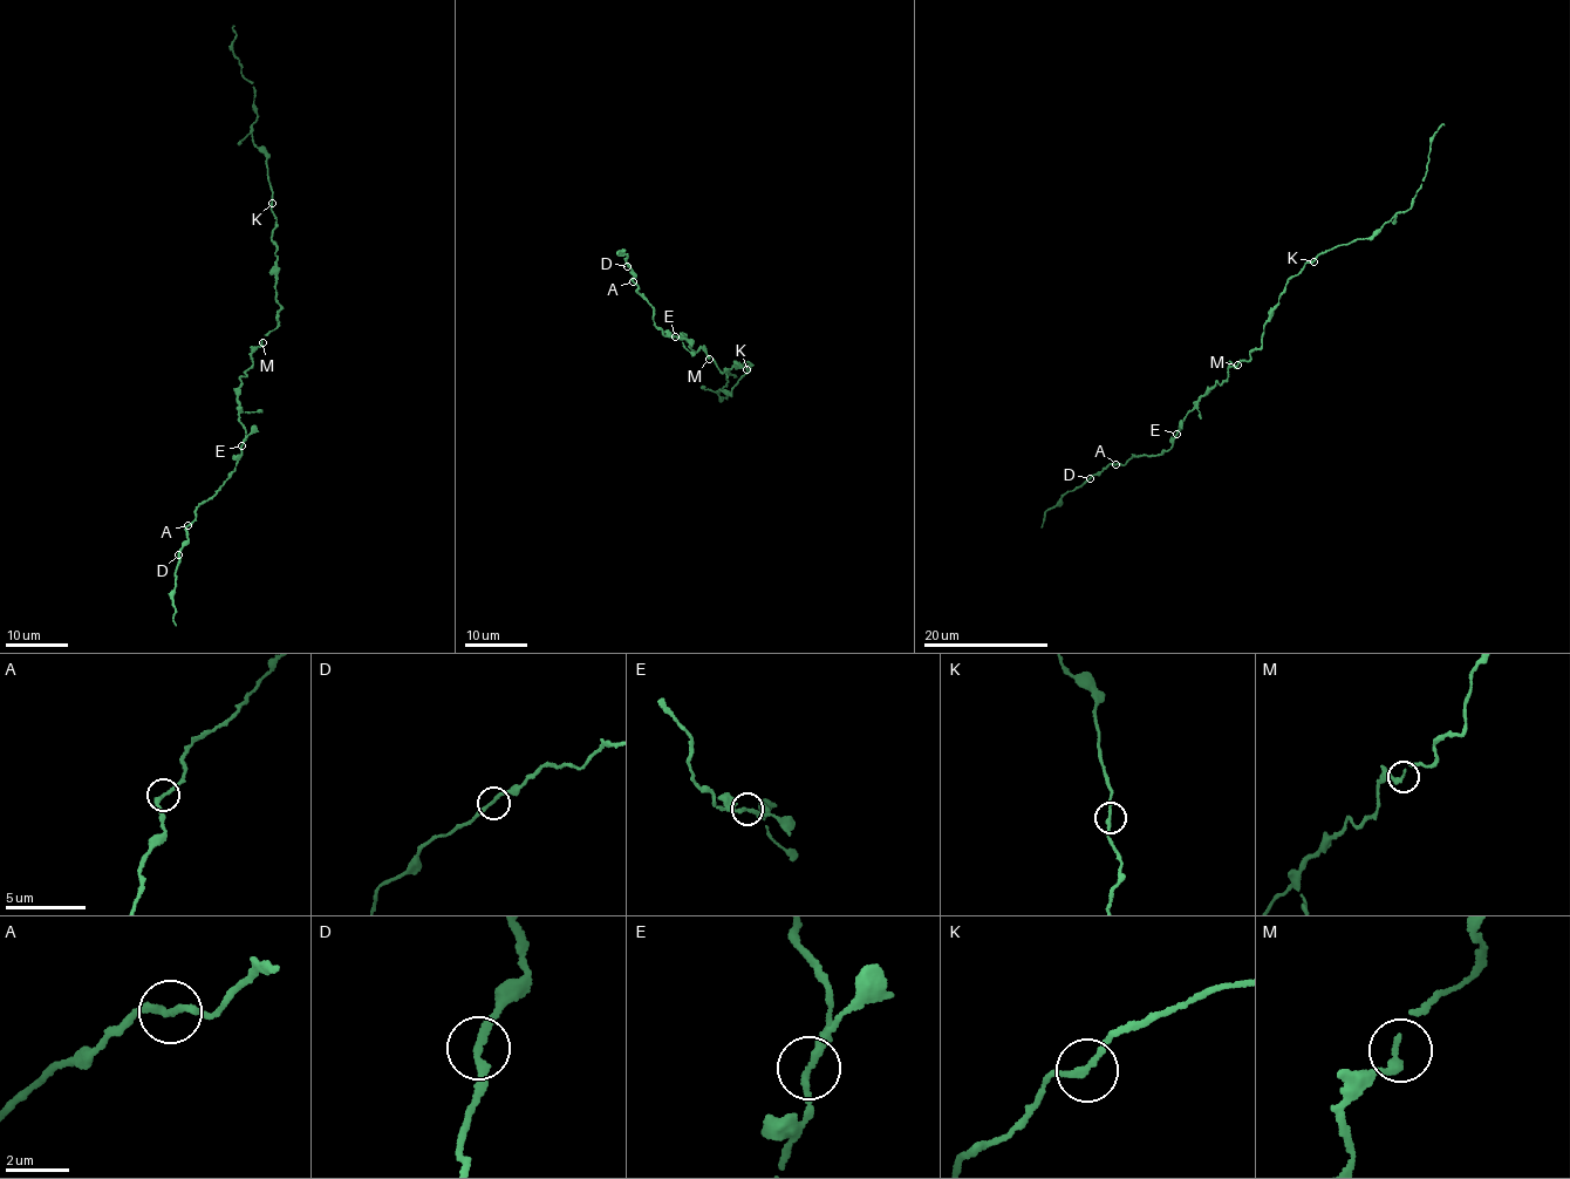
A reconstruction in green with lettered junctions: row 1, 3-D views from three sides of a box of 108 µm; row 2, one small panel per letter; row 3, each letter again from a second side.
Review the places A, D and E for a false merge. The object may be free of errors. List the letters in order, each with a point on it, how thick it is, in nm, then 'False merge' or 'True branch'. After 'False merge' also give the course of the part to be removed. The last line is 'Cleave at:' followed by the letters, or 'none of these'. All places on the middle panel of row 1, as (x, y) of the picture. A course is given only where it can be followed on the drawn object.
A: Place: (633, 281). Thickness 220 nm. True branch
D: Place: (627, 266). Thickness 200 nm. True branch
E: Place: (675, 336). Thickness 200 nm. True branch
Cleave at: none of these

